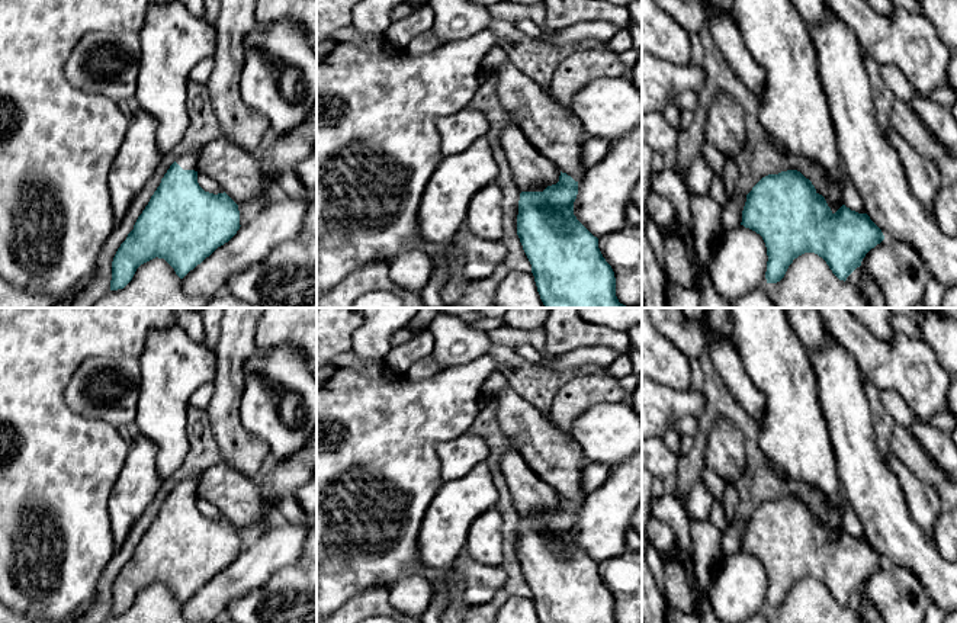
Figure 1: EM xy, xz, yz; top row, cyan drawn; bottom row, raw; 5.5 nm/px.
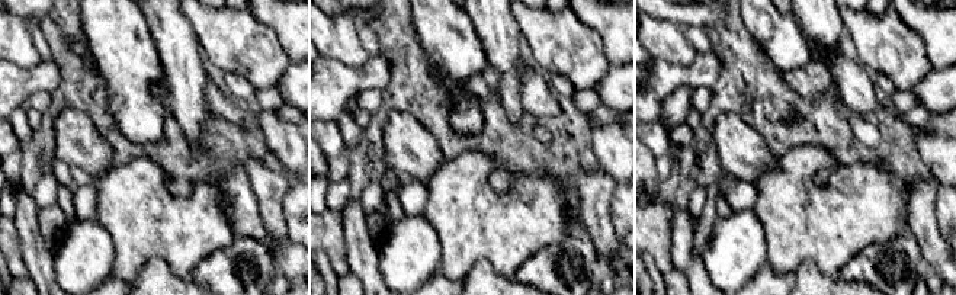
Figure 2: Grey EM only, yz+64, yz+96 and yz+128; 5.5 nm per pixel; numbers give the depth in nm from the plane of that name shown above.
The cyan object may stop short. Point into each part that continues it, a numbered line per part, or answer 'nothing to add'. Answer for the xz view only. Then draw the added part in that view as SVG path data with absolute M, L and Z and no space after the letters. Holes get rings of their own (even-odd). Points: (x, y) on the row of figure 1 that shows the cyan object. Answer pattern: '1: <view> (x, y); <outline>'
1: xz (532, 172); M516 123L502 129L500 147L520 192L543 192L559 182L559 168L530 144Z

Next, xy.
1: xy (188, 161); M199 151L195 152L187 152L180 155L176 163L183 168L183 170L195 170L197 171L197 158L199 158Z

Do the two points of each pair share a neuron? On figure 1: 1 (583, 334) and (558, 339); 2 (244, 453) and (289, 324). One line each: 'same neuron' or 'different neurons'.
1: same neuron
2: different neurons

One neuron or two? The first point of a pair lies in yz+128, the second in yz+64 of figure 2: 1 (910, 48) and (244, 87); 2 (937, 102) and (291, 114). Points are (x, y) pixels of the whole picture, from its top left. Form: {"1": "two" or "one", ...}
{"1": "two", "2": "two"}

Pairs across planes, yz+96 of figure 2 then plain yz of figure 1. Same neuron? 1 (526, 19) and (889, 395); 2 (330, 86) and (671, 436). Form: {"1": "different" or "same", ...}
{"1": "different", "2": "different"}

